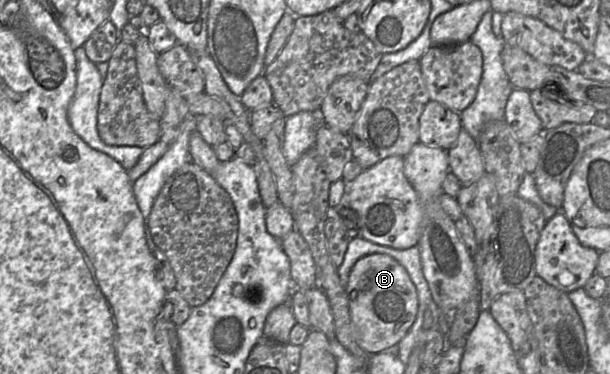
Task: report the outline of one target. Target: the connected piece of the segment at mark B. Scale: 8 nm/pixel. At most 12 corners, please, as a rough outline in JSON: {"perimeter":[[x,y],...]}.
{"perimeter":[[389,255],[360,258],[346,293],[355,340],[395,347],[416,287]]}

